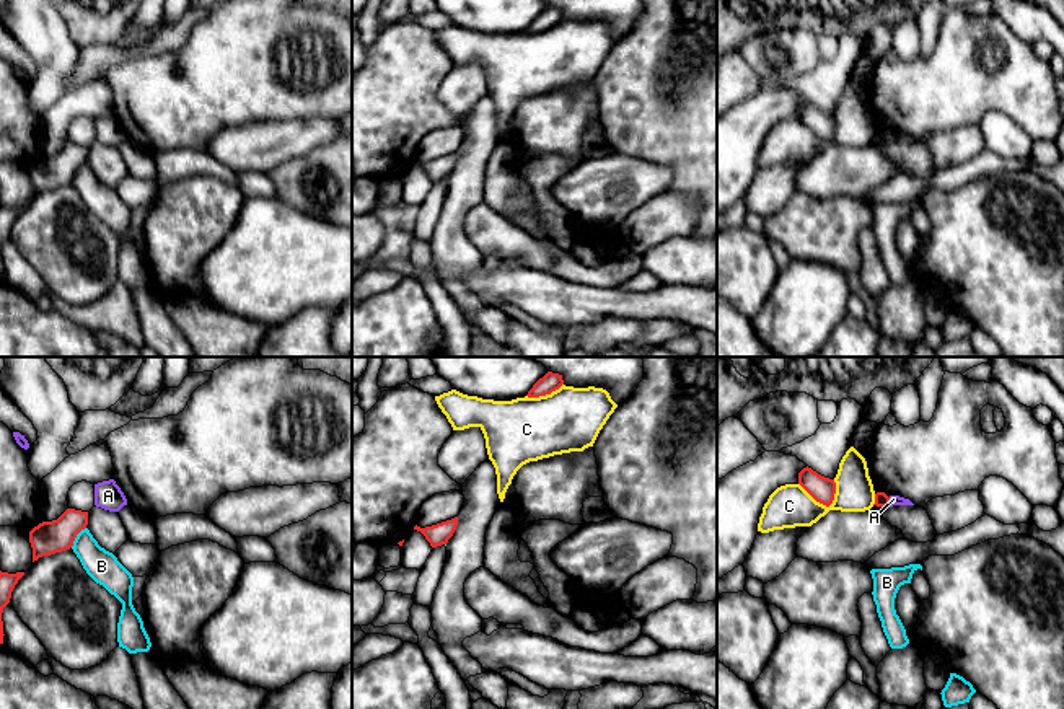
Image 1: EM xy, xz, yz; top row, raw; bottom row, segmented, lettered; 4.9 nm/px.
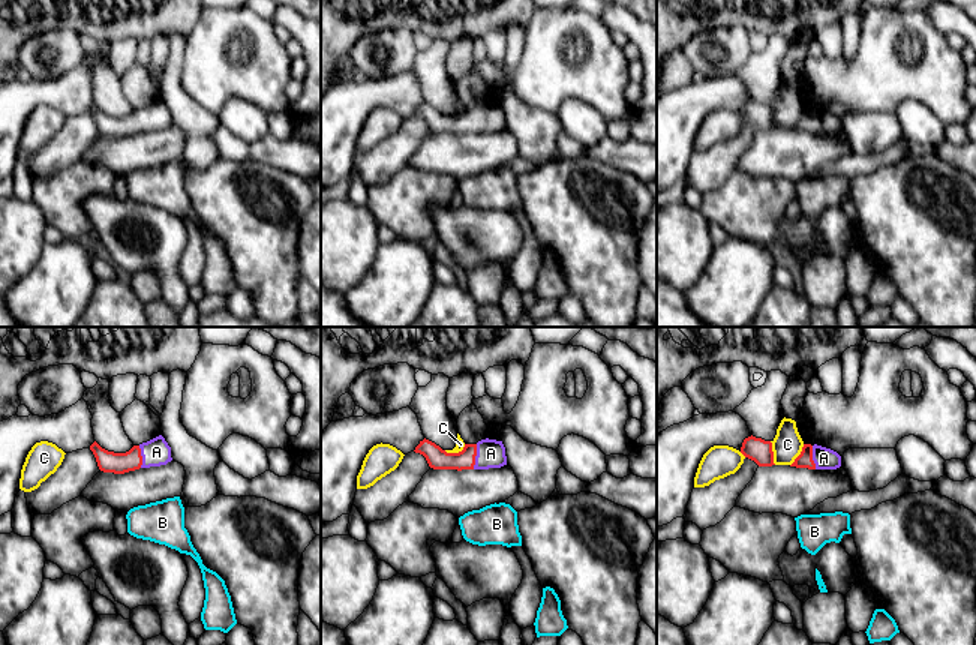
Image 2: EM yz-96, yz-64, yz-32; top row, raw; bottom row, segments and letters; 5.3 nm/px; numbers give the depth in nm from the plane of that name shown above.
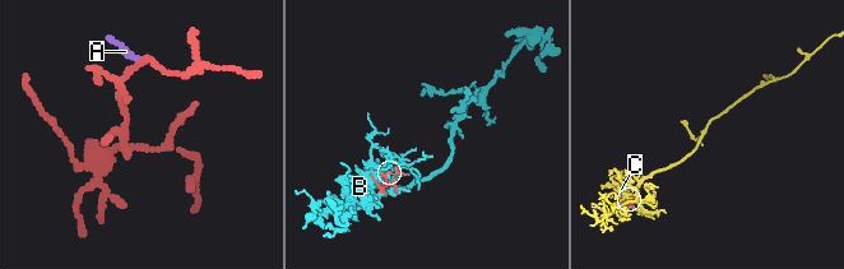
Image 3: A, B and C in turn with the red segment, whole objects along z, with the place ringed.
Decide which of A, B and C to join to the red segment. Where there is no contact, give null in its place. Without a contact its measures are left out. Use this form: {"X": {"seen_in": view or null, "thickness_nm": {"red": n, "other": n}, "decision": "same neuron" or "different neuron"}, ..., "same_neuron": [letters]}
{"A": {"seen_in": "yz", "thickness_nm": {"red": 70, "other": 50}, "decision": "same neuron"}, "B": {"seen_in": "xy", "thickness_nm": {"red": 160, "other": 160}, "decision": "different neuron"}, "C": {"seen_in": "yz", "thickness_nm": {"red": 120, "other": 220}, "decision": "different neuron"}, "same_neuron": ["A"]}

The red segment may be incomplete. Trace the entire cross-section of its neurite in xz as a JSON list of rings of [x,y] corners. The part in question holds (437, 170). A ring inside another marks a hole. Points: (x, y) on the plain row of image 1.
[[[458,152],[425,163],[415,160],[414,165],[420,166],[432,183],[437,183],[448,178],[456,161]]]

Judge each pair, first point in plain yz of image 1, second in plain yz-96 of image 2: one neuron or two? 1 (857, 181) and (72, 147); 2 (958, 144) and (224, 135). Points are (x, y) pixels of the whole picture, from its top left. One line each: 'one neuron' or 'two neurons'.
1: two neurons
2: two neurons

